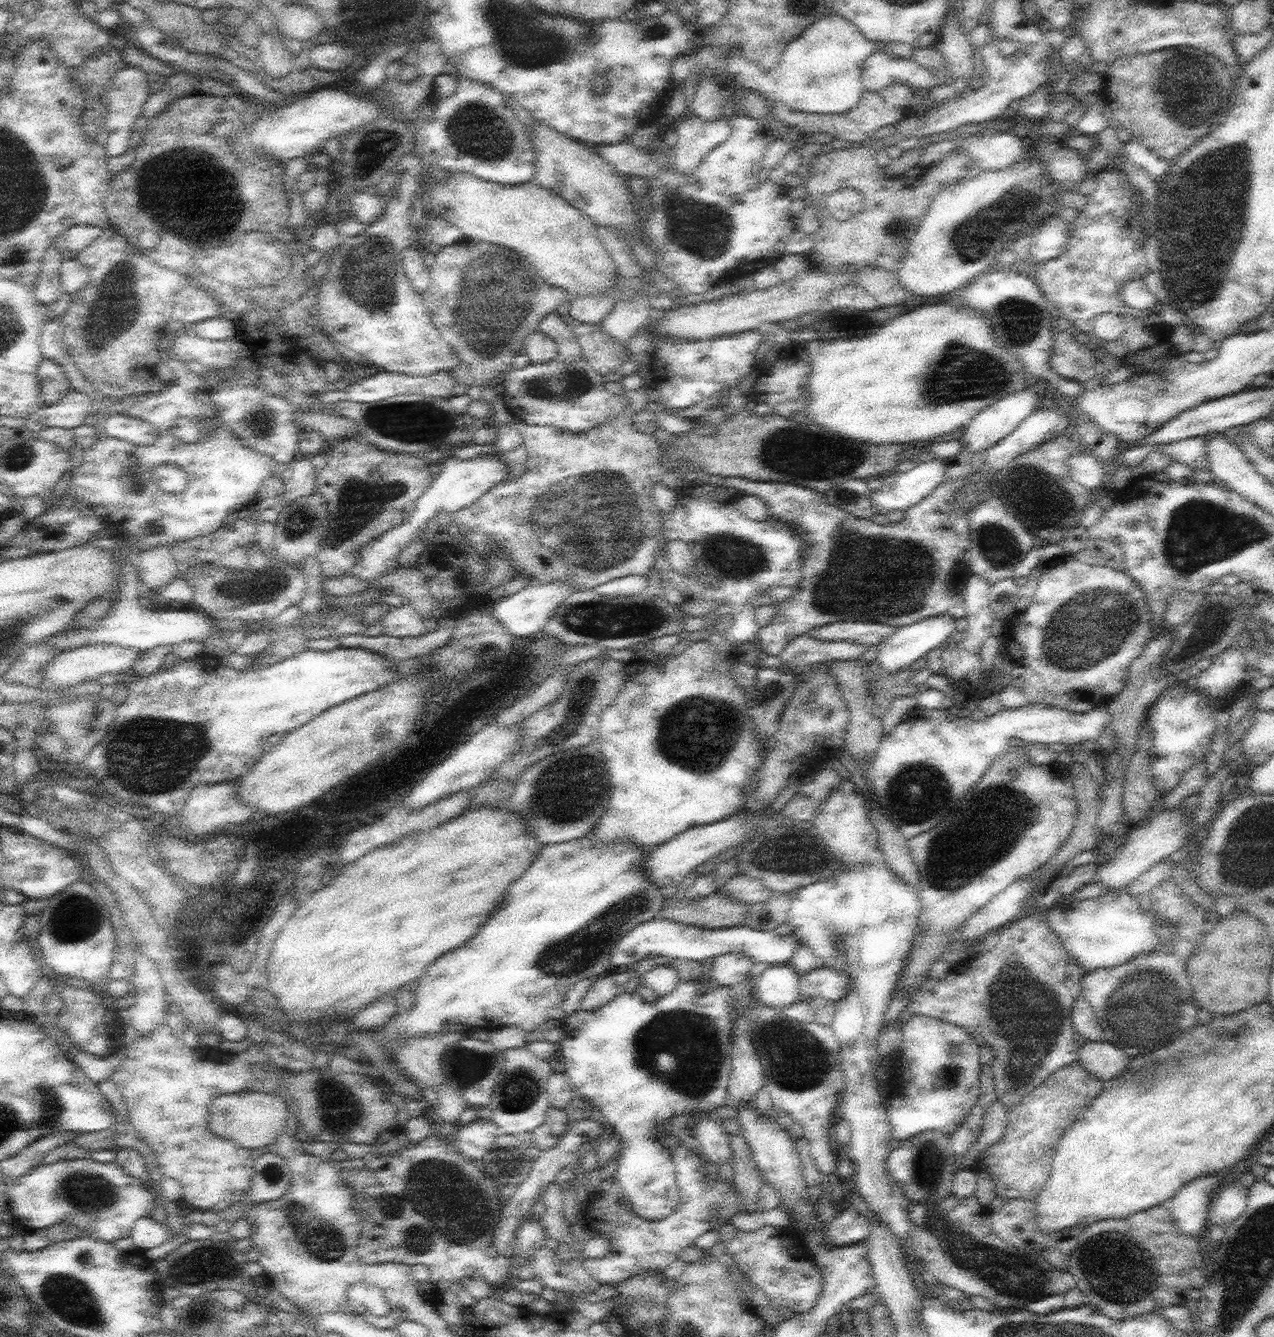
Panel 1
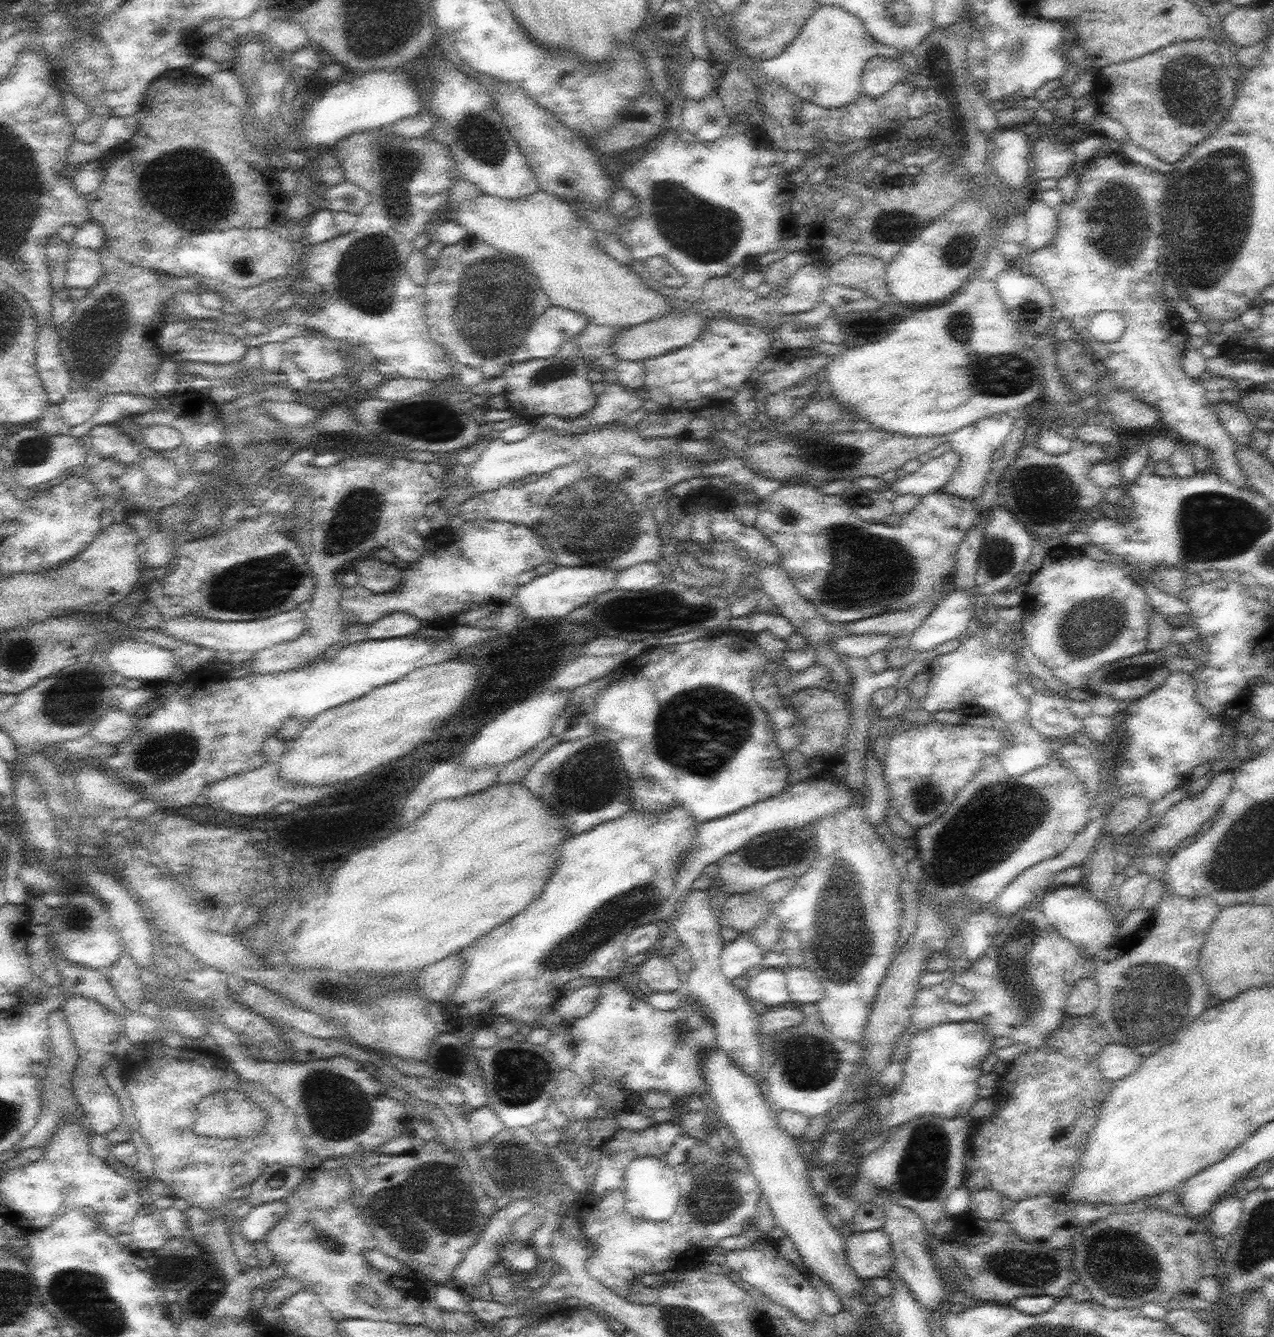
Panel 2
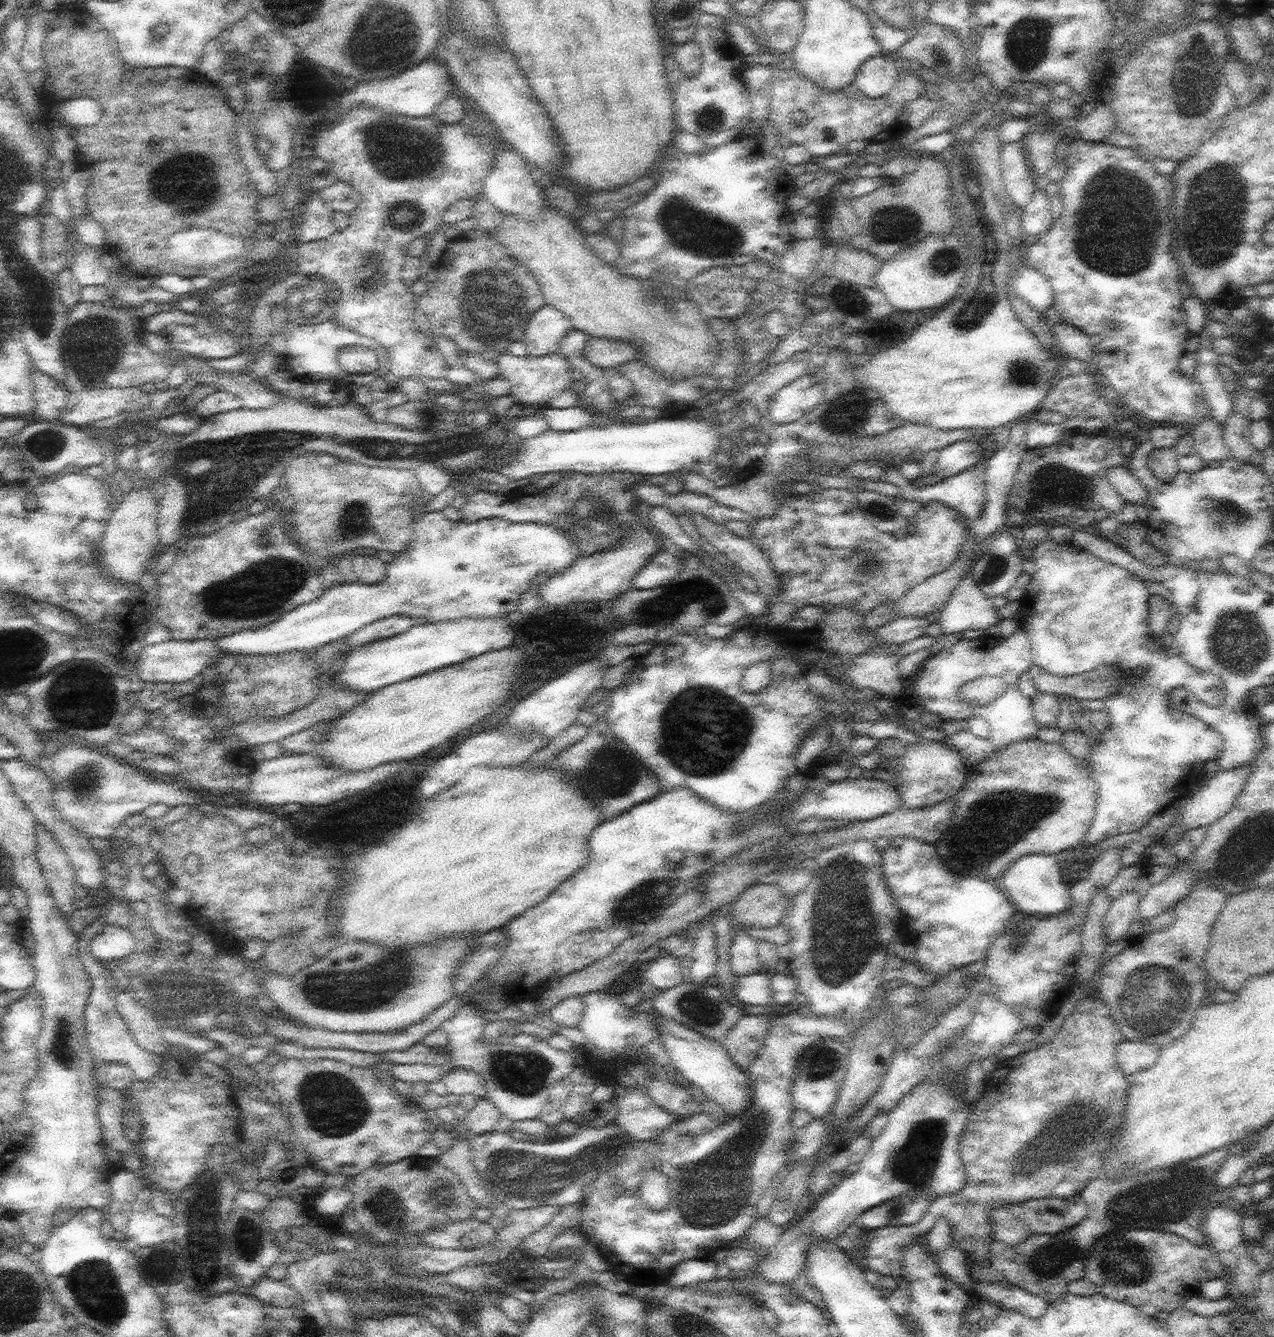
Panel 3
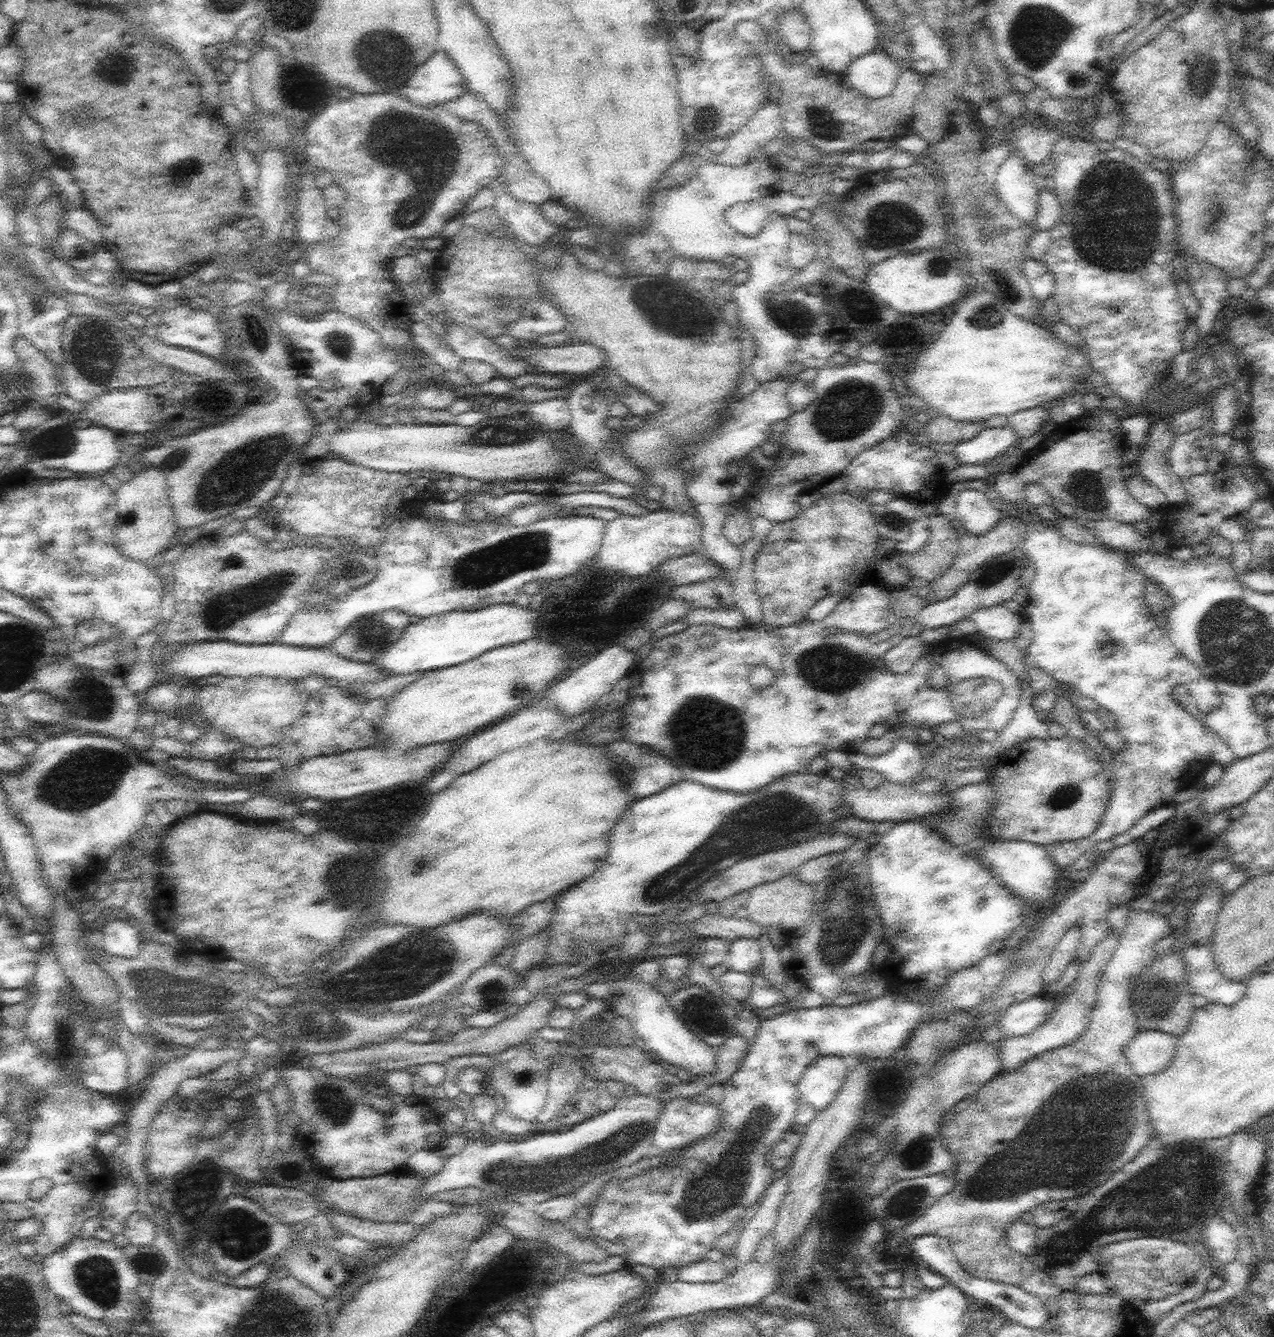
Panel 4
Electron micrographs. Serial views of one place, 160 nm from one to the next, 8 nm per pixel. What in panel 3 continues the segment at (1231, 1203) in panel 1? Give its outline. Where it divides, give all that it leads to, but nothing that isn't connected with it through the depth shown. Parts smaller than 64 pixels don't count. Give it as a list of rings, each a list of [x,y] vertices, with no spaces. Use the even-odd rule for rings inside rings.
[[[1218,1206],[1210,1212],[1206,1222],[1208,1244],[1216,1253],[1237,1251],[1242,1248],[1242,1214],[1228,1206]]]

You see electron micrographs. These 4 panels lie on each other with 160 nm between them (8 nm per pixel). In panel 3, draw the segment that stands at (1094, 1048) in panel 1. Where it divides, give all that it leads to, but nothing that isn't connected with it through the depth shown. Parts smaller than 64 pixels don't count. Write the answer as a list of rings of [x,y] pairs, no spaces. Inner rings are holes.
[[[1122,1041],[1117,1048],[1120,1070],[1126,1075],[1150,1068],[1157,1060],[1161,1047],[1144,1041]]]

